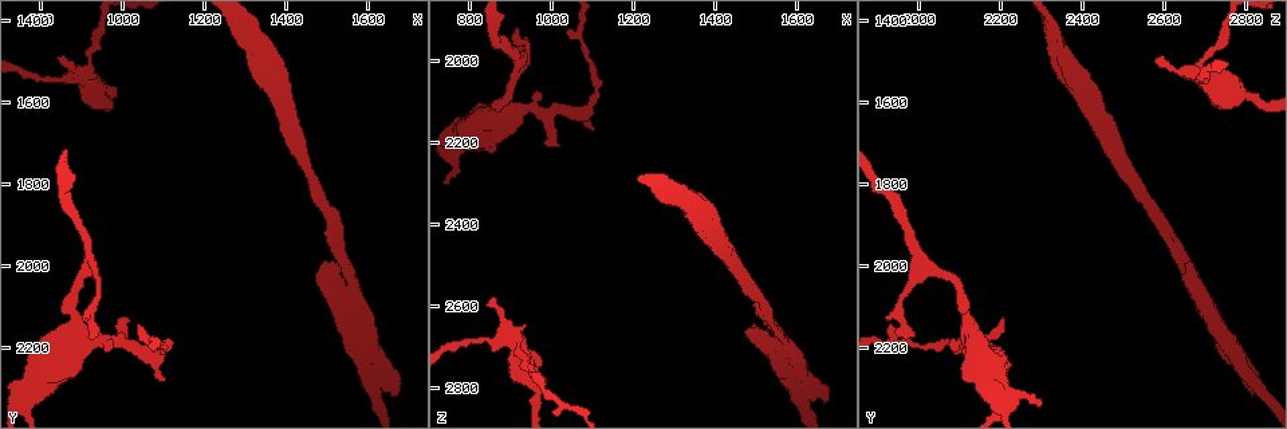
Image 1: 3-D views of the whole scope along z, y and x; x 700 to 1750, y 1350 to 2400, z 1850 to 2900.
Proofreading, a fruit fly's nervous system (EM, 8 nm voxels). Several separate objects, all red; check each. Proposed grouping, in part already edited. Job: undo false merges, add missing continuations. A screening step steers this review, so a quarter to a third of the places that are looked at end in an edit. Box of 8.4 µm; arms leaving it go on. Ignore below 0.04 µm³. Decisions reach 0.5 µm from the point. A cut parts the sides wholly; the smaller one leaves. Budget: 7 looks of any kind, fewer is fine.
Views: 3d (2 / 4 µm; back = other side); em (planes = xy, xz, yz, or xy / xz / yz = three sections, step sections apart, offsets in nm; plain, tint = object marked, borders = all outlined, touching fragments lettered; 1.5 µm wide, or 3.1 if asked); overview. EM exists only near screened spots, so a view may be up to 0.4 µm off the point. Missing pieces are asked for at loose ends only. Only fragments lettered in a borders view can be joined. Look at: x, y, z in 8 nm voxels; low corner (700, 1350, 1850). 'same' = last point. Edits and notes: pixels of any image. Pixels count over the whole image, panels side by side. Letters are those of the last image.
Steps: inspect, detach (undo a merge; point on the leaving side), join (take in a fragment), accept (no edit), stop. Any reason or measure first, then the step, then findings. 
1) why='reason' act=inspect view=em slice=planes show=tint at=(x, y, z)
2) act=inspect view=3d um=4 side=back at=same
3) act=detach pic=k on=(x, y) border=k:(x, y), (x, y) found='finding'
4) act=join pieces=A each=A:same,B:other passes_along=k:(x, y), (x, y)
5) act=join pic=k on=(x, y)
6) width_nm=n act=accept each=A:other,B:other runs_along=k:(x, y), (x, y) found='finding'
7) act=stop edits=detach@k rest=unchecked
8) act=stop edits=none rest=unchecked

why='free end' act=inspect view=em slice=xz step=8 show=tint at=(1020, 2135, 2205)

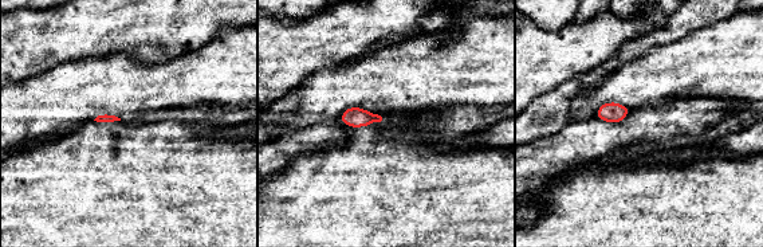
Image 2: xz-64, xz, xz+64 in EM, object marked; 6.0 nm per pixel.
act=inspect view=em slice=planes show=borders at=same

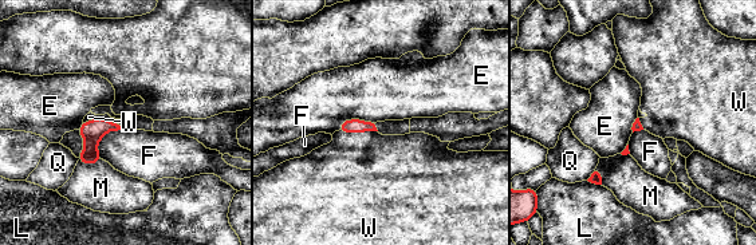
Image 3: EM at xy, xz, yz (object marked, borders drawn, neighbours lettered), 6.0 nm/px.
longest_contact=W:240nm act=join pieces=W each=E:other,F:other,L:other,M:other,Q:other,W:same passes_along=3:(354, 126), (358, 131), (362, 173) found='the neuron continues'

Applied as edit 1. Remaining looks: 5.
why='redraw' act=inspect view=overview

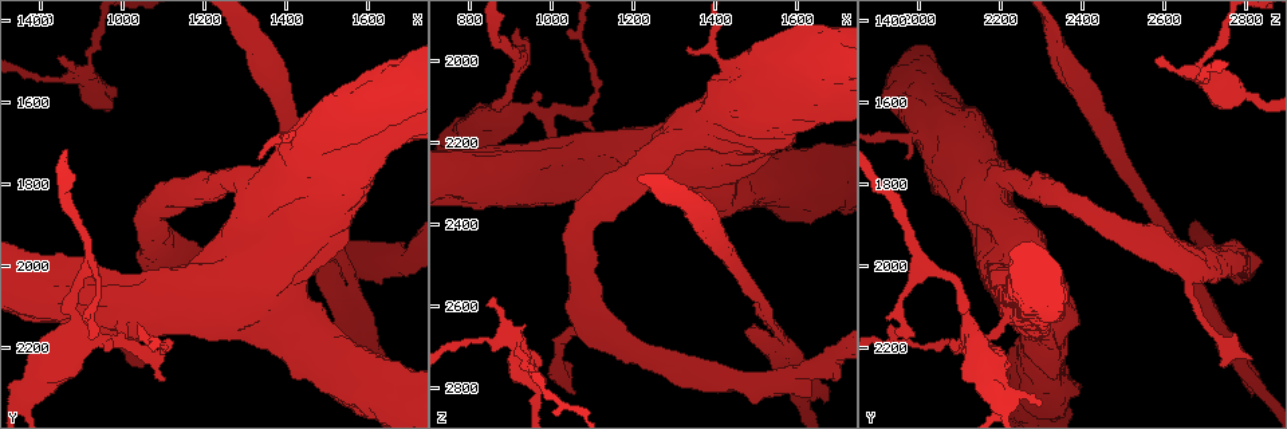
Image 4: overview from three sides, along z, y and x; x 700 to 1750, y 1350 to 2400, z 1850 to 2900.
why='sudden change in width' act=inspect view=3d um=4 side=back at=(955, 1580, 2780)

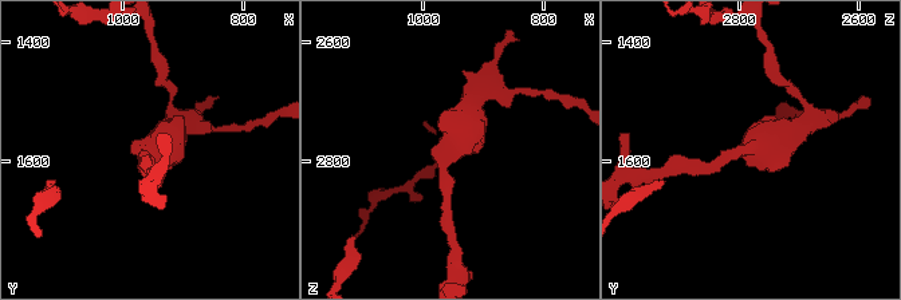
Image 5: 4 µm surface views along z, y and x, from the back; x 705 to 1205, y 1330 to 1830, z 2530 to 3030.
arm_widths_nm=180,360 why='shape alone is not enough' act=inspect view=em slice=xy step=4 show=borders at=(960, 1580, 2785)

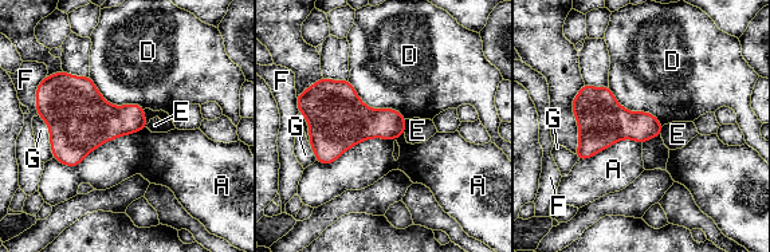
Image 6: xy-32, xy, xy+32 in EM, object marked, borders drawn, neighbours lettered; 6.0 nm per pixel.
width_nm=300 longest_contact=A:600nm act=accept each=A:other,D:other,E:other,F:other,G:other found='all the same neuron'

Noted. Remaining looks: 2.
act=stop edits=join@3 rest=unchecked

